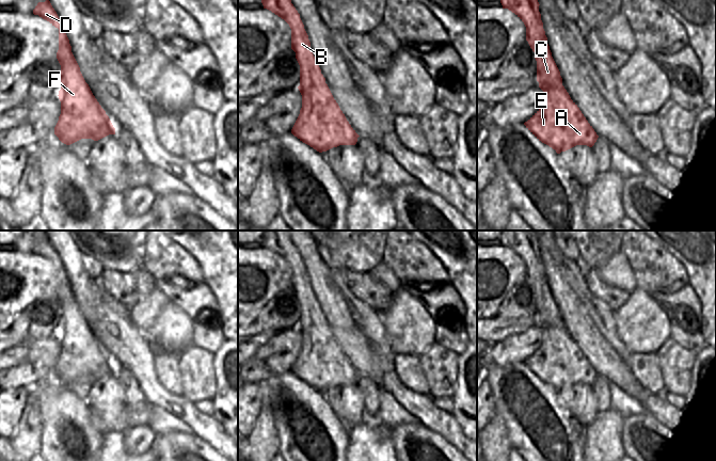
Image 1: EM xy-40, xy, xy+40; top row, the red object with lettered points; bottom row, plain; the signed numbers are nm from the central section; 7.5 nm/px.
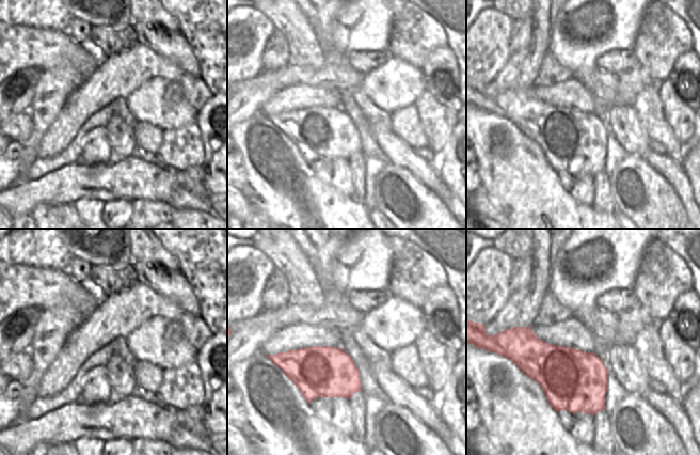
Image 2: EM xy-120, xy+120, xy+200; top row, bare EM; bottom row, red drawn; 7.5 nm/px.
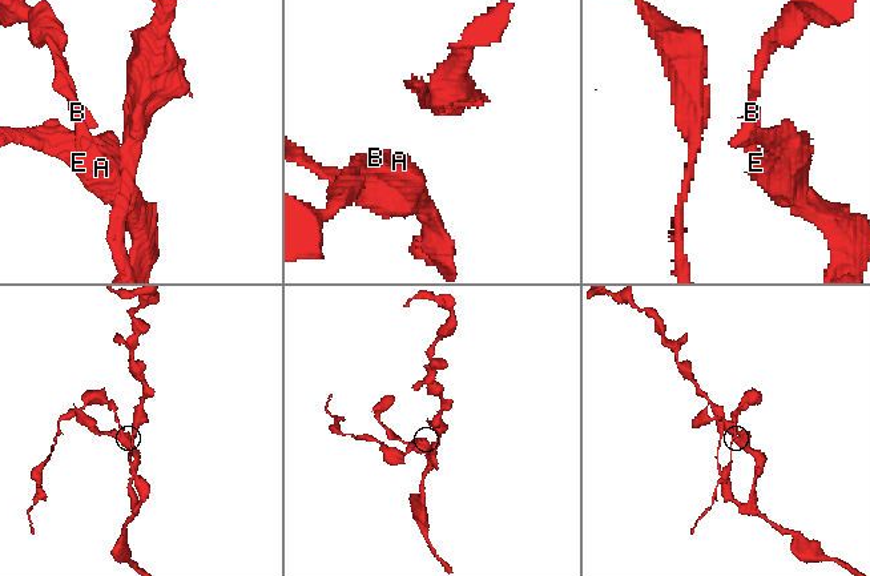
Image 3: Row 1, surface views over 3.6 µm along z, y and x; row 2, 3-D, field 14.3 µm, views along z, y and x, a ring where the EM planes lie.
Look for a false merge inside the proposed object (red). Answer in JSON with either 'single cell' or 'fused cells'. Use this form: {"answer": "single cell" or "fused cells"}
{"answer": "fused cells"}

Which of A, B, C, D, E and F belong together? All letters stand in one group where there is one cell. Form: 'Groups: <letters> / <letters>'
Groups: A E F / B C D.

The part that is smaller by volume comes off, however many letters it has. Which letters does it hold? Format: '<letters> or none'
B, C, D

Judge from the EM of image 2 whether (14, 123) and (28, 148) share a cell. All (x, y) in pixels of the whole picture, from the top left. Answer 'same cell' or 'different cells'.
different cells

